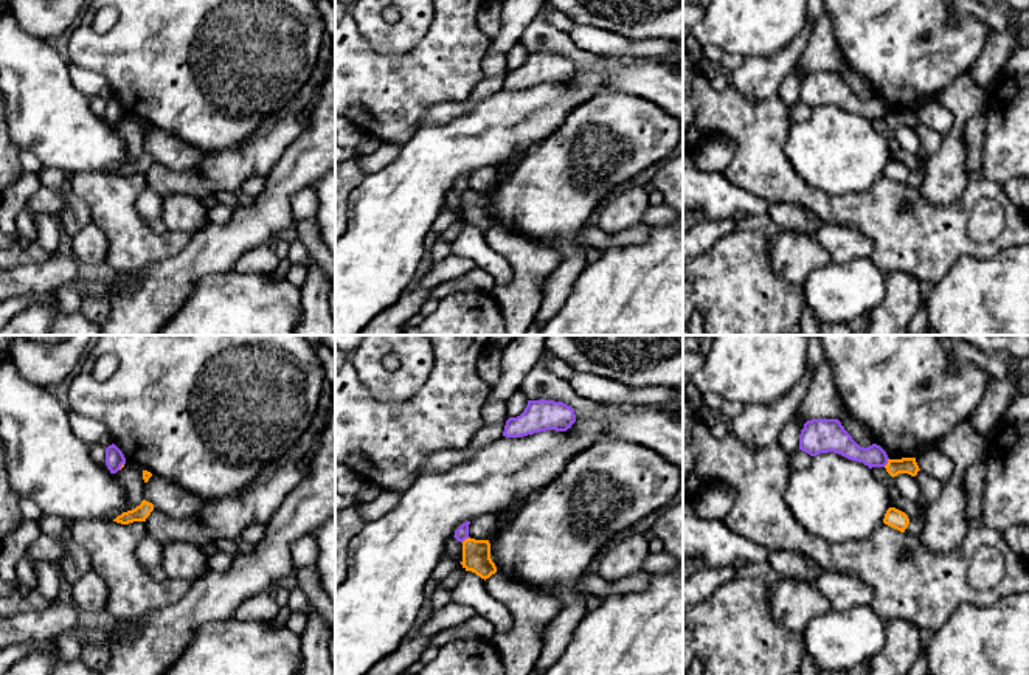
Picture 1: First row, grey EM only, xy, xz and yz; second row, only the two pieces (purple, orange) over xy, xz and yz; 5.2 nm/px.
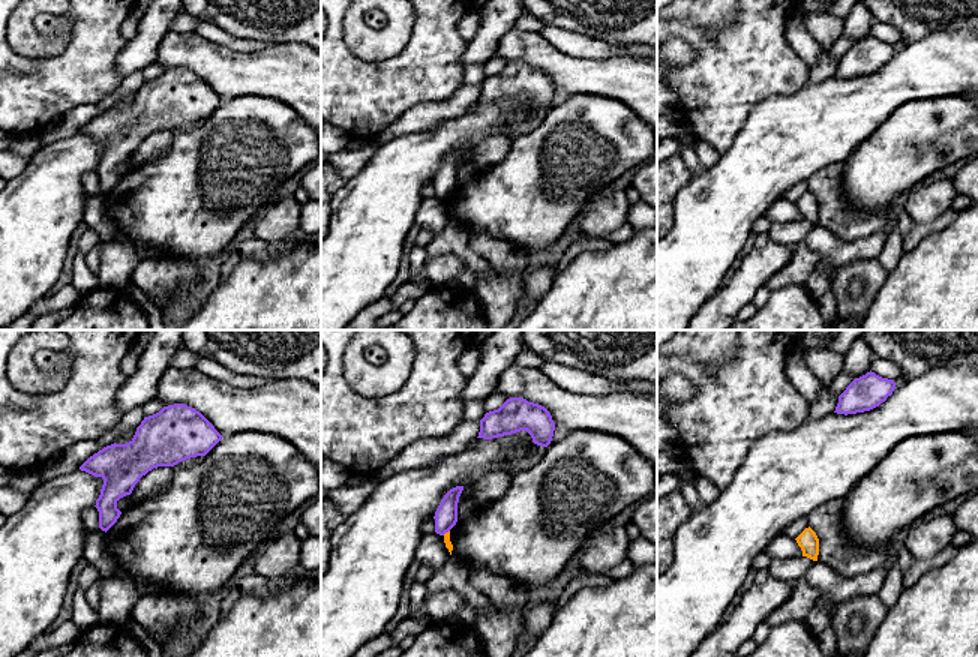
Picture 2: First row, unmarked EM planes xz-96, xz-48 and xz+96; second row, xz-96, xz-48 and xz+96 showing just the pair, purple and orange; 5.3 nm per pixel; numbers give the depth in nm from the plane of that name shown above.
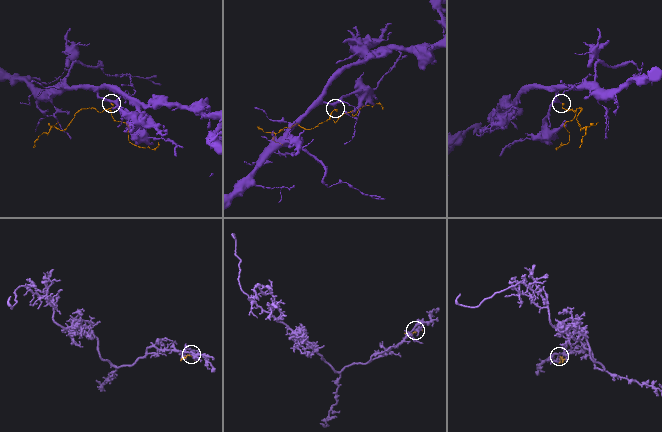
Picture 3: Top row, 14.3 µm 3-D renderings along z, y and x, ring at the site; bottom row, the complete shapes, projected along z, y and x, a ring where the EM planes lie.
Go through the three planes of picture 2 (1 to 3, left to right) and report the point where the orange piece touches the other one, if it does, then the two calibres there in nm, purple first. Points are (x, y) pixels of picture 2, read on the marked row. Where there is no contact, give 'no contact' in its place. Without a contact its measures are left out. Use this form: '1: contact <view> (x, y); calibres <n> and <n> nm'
1: no contact
2: contact xz-48 (446, 531); calibres 130 and 40 nm
3: no contact

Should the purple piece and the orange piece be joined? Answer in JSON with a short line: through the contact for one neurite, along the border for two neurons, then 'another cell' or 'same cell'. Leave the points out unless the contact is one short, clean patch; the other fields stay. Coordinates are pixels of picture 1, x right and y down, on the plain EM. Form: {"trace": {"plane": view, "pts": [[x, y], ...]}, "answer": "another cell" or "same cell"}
{"answer": "another cell"}

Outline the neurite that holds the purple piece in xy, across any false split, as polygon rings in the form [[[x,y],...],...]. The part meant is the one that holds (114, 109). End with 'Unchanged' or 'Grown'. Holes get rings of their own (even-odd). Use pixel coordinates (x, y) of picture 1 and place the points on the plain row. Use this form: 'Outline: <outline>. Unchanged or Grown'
Outline: [[[115,96],[109,98],[106,101],[106,118],[110,126],[116,126],[123,116],[126,116],[123,104]]]. Unchanged

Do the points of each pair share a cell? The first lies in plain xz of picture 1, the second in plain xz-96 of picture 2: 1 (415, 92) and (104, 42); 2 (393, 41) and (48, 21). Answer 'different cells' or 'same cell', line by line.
1: same cell
2: different cells

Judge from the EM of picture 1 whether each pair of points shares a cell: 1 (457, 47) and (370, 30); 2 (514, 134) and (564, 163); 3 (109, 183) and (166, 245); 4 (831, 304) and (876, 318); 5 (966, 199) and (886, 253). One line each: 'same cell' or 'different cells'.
1: different cells
2: different cells
3: same cell
4: different cells
5: same cell

